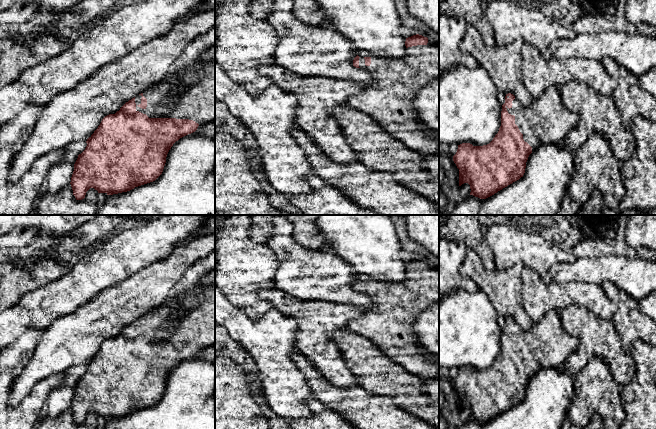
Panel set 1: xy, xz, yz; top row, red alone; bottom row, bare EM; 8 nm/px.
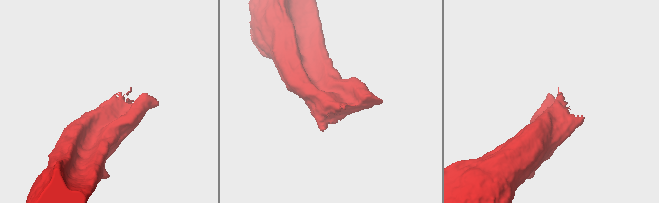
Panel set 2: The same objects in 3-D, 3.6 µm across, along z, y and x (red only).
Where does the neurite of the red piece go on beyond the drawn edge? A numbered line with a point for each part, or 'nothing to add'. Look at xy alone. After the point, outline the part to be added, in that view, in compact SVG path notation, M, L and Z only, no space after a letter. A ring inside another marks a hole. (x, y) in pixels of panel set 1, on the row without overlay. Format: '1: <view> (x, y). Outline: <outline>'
1: xy (197, 327). Outline: M215 270L202 277L204 299L178 320L171 318L181 306L178 296L135 321L136 335L149 342L176 342L193 344L200 349L215 345ZM141 322L147 323L147 331L140 332Z

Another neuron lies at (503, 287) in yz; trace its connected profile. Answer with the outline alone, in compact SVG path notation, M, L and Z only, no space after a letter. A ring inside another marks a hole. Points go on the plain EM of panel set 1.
M467 248L460 273L473 280L490 298L498 316L513 318L521 329L527 331L534 323L522 306L521 273L524 268L522 262L517 262L507 270L494 268L488 271L479 255Z

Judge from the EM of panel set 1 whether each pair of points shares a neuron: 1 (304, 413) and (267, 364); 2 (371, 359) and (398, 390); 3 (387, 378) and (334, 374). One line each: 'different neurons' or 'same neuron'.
1: same neuron
2: same neuron
3: different neurons

